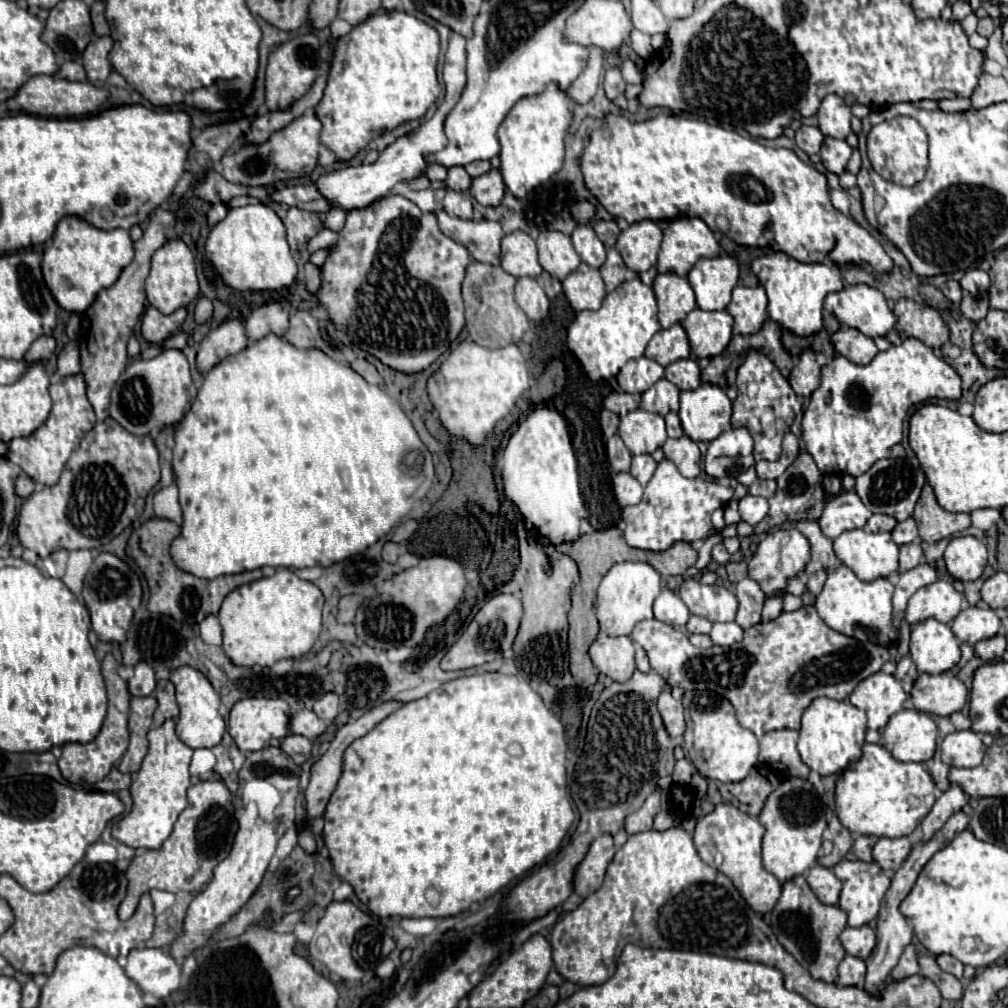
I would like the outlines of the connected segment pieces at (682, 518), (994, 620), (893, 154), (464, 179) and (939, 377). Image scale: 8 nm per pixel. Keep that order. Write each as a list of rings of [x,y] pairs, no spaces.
[[[663,459],[657,465],[651,481],[645,485],[643,499],[637,505],[625,507],[623,521],[625,521],[625,541],[637,549],[651,549],[651,551],[665,551],[677,541],[697,541],[705,539],[713,533],[711,513],[723,507],[733,497],[731,487],[719,485],[713,479],[687,479],[679,473],[679,469],[669,461]]]
[[[975,605],[975,607],[963,609],[953,619],[951,631],[959,641],[975,645],[981,639],[989,639],[989,637],[997,635],[999,625],[1001,625],[1001,621],[993,609]]]
[[[897,117],[875,125],[867,135],[867,155],[875,173],[897,185],[913,187],[927,171],[927,135],[921,125],[907,117]]]
[[[455,165],[449,169],[449,175],[447,175],[447,187],[449,189],[455,189],[455,191],[469,191],[469,185],[471,185],[471,177],[469,173],[461,167],[461,165]]]
[[[905,339],[899,347],[877,353],[869,365],[855,365],[837,355],[821,369],[821,385],[803,413],[801,437],[821,473],[859,477],[875,461],[885,459],[889,449],[901,441],[909,407],[927,399],[959,397],[961,379],[955,369],[935,357],[919,339]]]

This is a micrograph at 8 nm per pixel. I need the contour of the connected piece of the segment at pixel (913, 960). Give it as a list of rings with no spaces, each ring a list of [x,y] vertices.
[[[909,945],[909,947],[903,951],[903,955],[901,955],[901,959],[899,959],[897,967],[893,969],[891,977],[893,977],[895,981],[901,981],[901,979],[911,977],[911,975],[917,975],[917,973],[919,973],[919,965],[917,965],[917,951],[915,951],[915,947],[913,947],[913,945]]]

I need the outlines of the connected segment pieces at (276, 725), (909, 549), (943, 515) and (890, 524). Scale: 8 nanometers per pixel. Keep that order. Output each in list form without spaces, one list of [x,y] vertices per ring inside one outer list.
[[[249,697],[237,701],[231,709],[229,735],[233,737],[241,751],[259,751],[269,743],[269,739],[273,737],[283,739],[287,733],[289,733],[289,703],[283,699]]]
[[[909,543],[909,545],[901,545],[899,547],[899,573],[905,573],[913,567],[917,567],[923,559],[923,549],[917,543]]]
[[[929,485],[923,487],[921,497],[915,505],[913,519],[917,521],[919,527],[919,537],[925,543],[935,543],[941,541],[943,537],[949,537],[953,533],[965,531],[971,525],[971,517],[967,513],[949,513],[945,511]]]
[[[871,515],[869,521],[865,523],[865,531],[893,531],[893,527],[897,525],[897,521],[893,517],[885,517],[885,515]]]

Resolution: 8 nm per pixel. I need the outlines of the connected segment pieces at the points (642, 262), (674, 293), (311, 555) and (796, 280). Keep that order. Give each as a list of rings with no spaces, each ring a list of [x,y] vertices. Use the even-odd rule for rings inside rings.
[[[639,221],[639,223],[629,225],[627,231],[619,233],[615,249],[621,253],[625,265],[631,271],[641,273],[641,271],[647,271],[649,267],[653,267],[657,263],[657,253],[659,253],[659,247],[661,247],[661,237],[663,237],[663,233],[661,233],[661,229],[653,221]]]
[[[675,273],[657,275],[651,285],[655,297],[657,297],[657,309],[659,309],[659,323],[663,329],[681,323],[689,311],[697,307],[695,293],[685,277],[679,277]]]
[[[267,335],[261,341],[253,343],[245,351],[225,357],[219,361],[209,373],[205,373],[203,385],[197,391],[197,397],[185,417],[179,421],[175,429],[175,447],[173,447],[173,473],[175,483],[179,487],[179,505],[183,509],[181,535],[171,543],[171,557],[175,565],[195,577],[215,579],[219,575],[233,575],[251,569],[259,569],[265,565],[271,567],[329,567],[339,563],[355,553],[365,551],[375,545],[381,537],[385,537],[411,509],[409,497],[419,489],[425,475],[433,475],[431,455],[415,433],[409,417],[403,413],[399,403],[389,397],[381,387],[367,383],[359,373],[355,373],[349,365],[337,363],[319,349],[297,349],[289,341],[283,341],[277,335]],[[409,451],[419,451],[425,457],[425,473],[419,477],[411,477],[403,469],[403,457]]]
[[[769,253],[765,257],[759,257],[752,262],[751,270],[767,291],[769,317],[777,321],[781,327],[803,337],[813,335],[823,327],[821,309],[827,293],[843,289],[841,269],[837,265],[799,263],[787,253]]]

